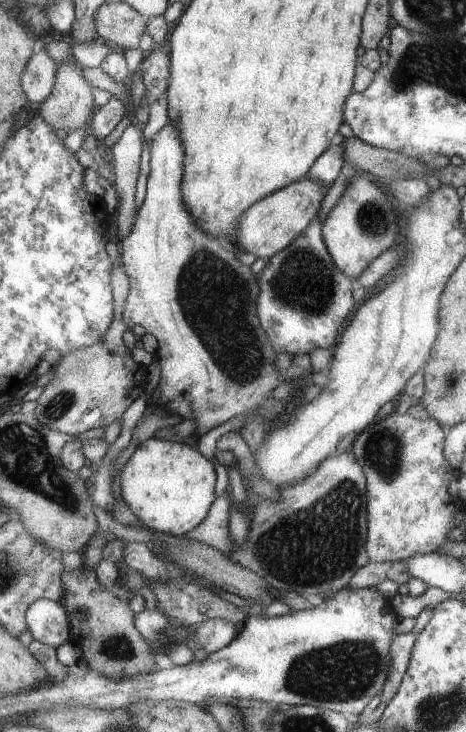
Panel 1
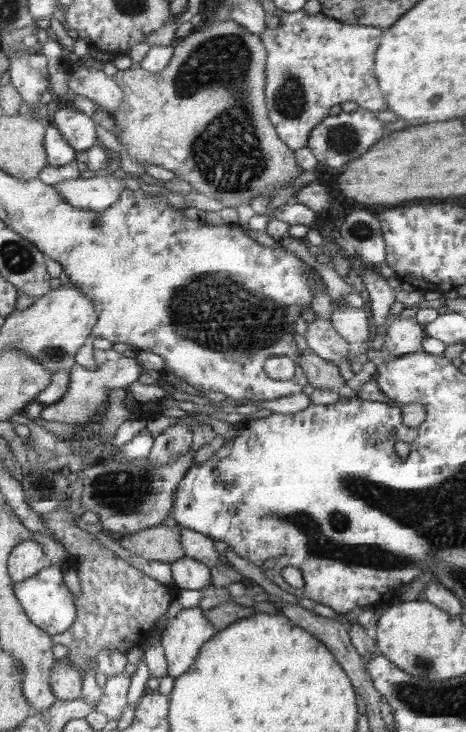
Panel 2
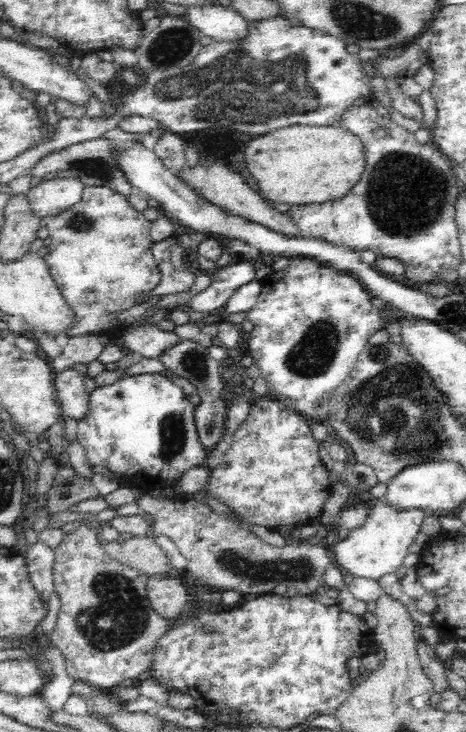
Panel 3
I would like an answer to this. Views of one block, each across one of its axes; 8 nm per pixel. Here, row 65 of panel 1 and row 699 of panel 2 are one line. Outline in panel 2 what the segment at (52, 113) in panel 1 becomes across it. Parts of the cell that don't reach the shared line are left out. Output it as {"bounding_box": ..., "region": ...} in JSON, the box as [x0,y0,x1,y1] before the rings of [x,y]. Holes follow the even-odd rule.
{"bounding_box":[51,656,85,702],"region":[[[69,656],[65,660],[57,660],[51,676],[53,692],[59,696],[59,700],[65,700],[65,702],[81,700],[83,676],[85,672],[77,668]]]}

